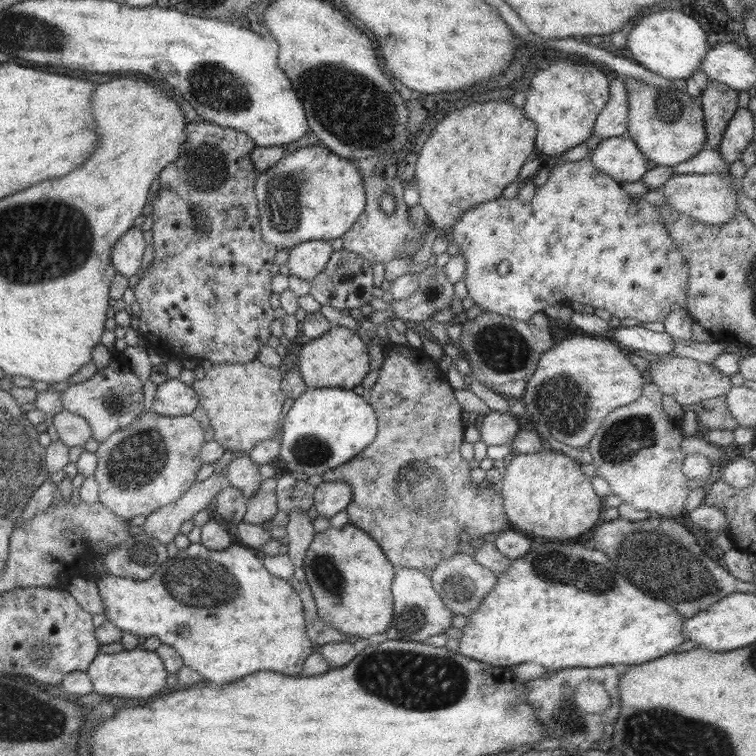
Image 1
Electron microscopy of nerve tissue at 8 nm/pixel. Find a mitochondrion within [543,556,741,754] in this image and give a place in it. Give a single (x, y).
(565, 719)

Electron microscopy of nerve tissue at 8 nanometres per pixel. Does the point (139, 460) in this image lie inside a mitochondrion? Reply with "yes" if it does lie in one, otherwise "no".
yes

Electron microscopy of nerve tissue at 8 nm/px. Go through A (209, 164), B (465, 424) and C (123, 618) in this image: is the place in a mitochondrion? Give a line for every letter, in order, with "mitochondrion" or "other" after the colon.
A: mitochondrion
B: other
C: other

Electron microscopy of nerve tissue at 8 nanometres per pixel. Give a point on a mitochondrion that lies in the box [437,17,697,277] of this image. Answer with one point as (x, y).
(662, 106)

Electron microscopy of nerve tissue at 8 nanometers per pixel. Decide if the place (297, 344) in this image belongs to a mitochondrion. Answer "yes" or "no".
no

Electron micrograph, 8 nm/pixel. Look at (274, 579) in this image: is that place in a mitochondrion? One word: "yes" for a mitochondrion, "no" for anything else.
no

